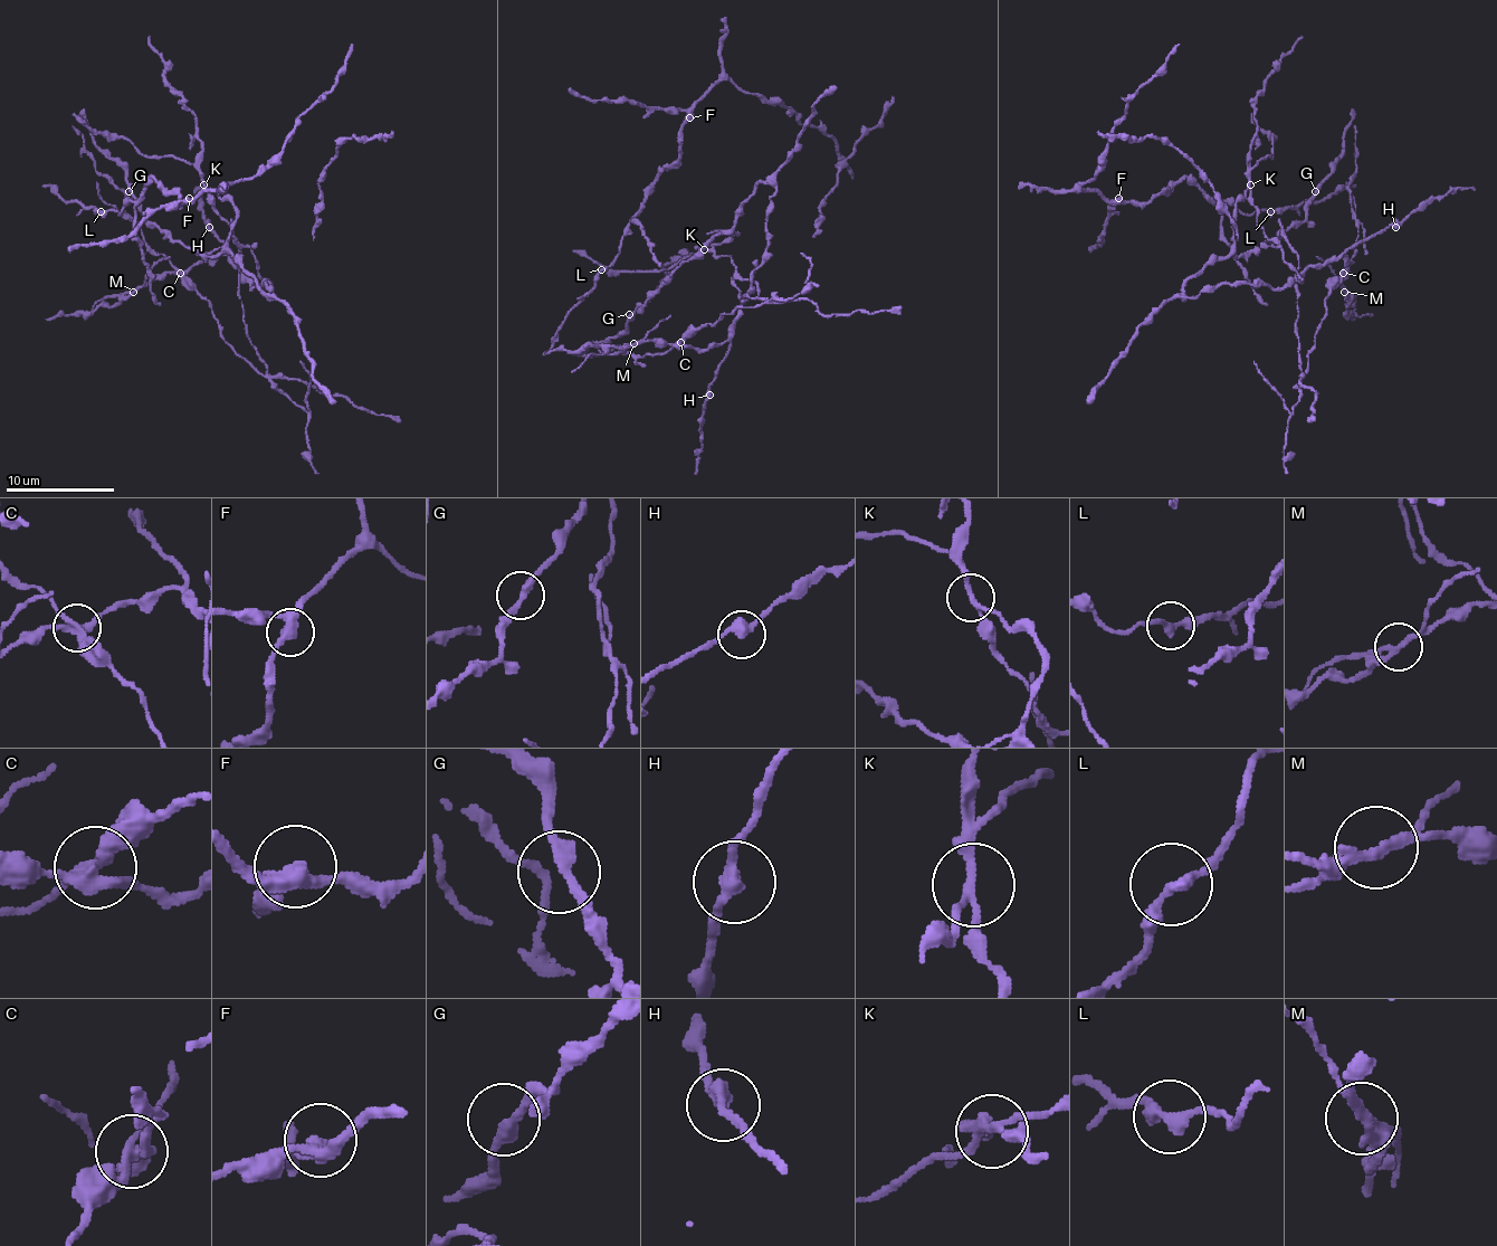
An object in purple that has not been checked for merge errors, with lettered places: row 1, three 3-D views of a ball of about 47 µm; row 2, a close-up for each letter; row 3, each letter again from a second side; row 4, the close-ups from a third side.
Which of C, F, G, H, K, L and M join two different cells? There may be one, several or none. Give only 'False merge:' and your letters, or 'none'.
False merge: C, K, M

